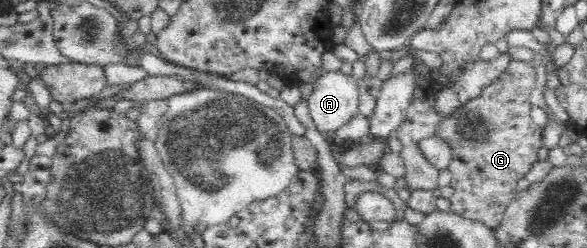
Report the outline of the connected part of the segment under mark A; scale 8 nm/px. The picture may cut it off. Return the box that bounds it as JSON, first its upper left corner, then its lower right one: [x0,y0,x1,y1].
[305,72,358,136]

